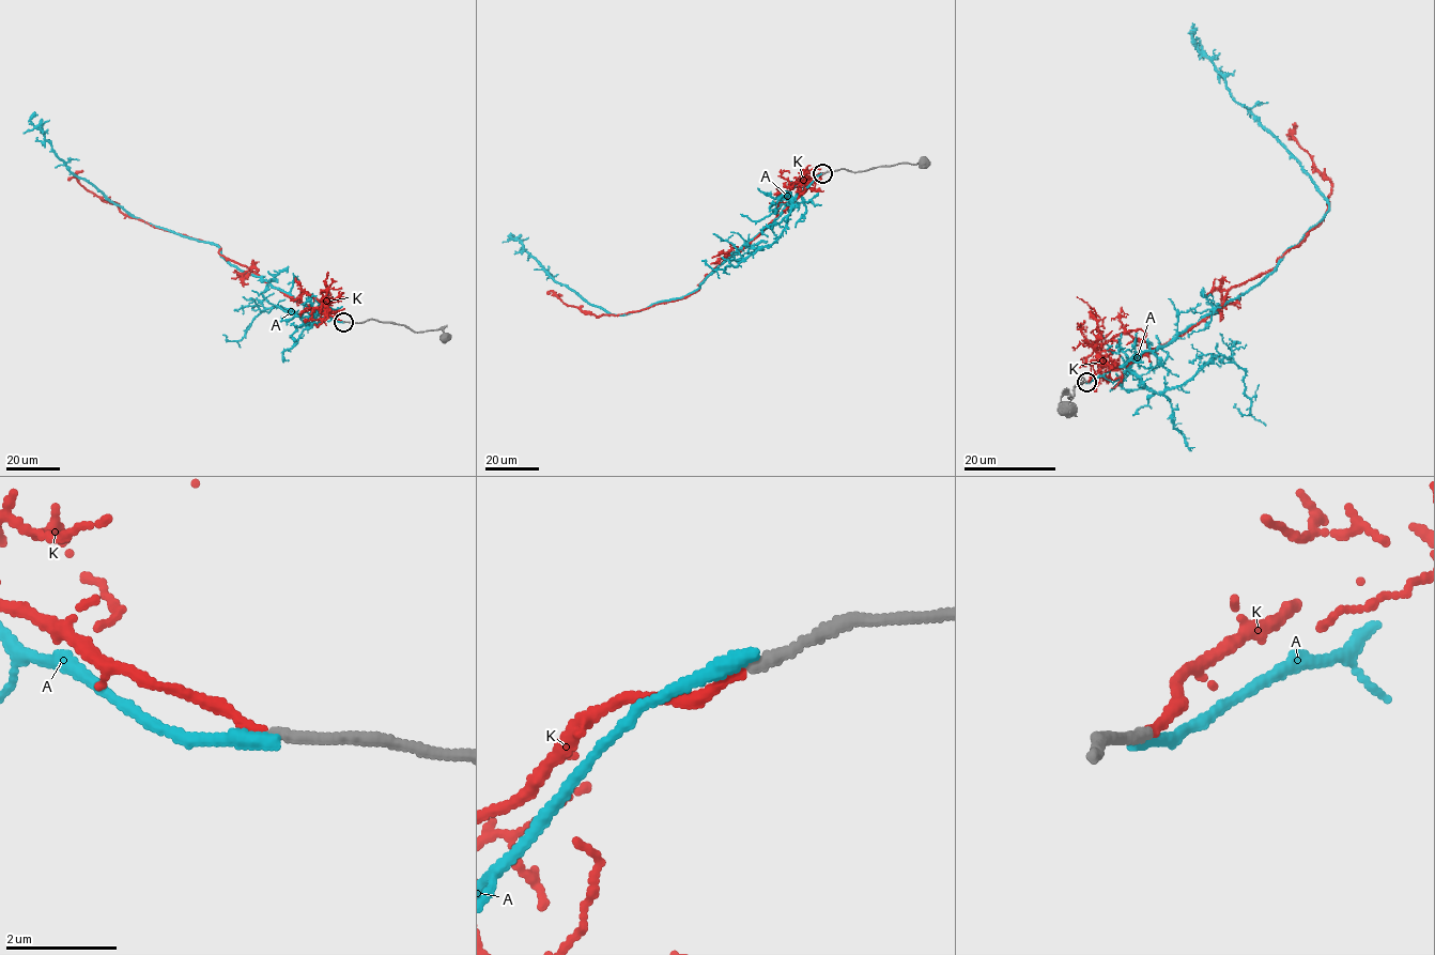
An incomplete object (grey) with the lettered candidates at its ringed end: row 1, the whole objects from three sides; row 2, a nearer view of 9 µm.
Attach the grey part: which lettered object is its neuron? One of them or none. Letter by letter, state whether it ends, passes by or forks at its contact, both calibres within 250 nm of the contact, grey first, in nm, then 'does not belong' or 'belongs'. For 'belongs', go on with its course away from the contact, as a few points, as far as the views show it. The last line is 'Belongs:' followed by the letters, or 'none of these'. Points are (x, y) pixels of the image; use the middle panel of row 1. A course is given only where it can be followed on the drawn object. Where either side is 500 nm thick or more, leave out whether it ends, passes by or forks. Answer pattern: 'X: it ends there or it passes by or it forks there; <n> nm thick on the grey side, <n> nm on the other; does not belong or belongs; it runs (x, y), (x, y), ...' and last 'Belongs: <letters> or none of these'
A: it ends there; 240 nm thick on the grey side, 300 nm on the other; does not belong
K: it ends there; 220 nm thick on the grey side, 170 nm on the other; belongs; it runs (822, 173), (724, 259), (697, 291), (680, 298), (597, 317), (555, 294), (561, 295)
Belongs: K

